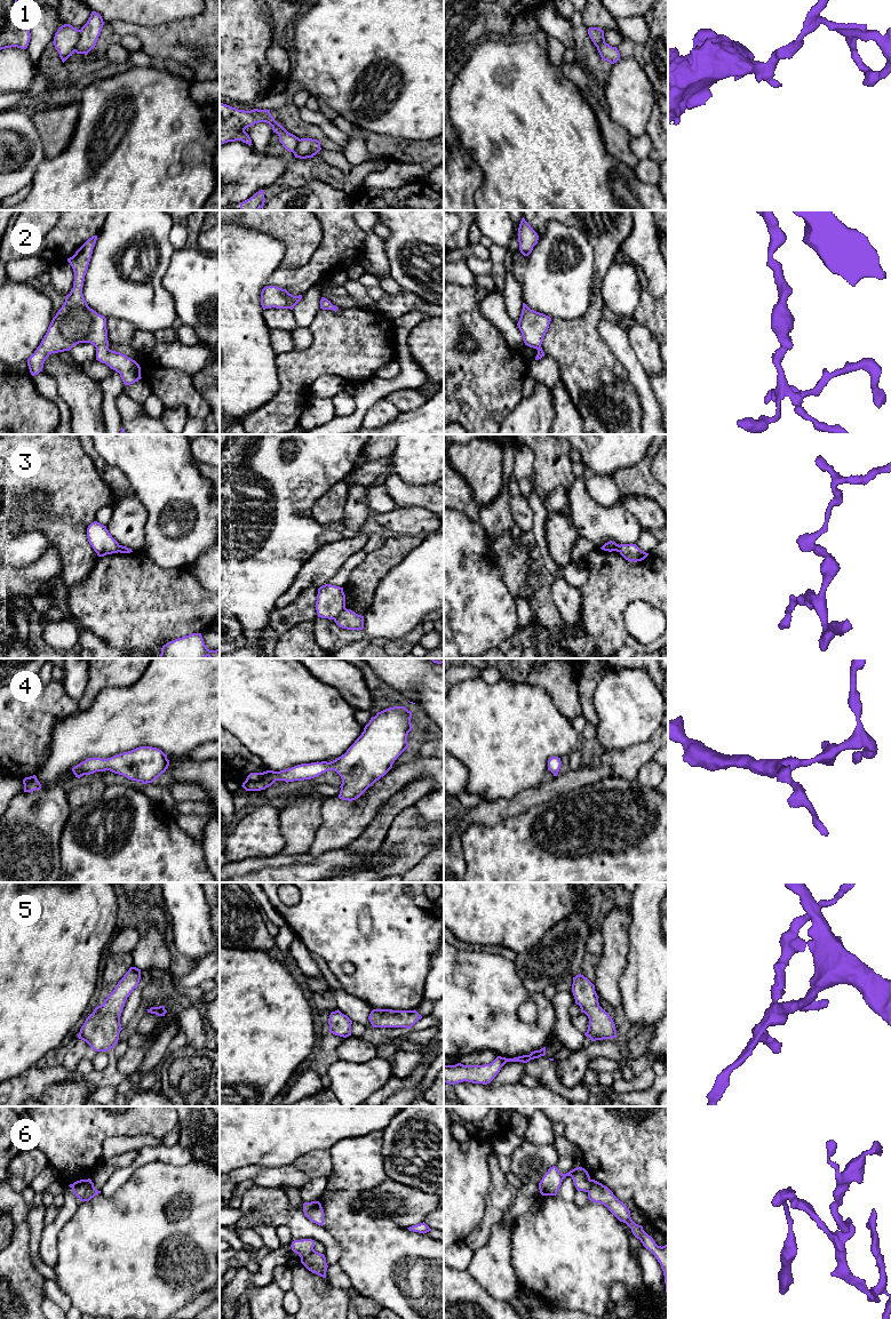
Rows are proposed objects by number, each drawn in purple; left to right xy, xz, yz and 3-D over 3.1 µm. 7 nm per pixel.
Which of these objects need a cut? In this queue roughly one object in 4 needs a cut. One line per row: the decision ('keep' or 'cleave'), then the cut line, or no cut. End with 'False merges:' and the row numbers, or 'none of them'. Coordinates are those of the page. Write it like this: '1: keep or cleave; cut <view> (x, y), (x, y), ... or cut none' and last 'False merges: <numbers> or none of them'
1: cleave; cut xy (79, 30), (79, 40), (73, 50)
2: keep; cut none
3: cleave; cut xz (344, 607), (334, 620)
4: keep; cut none
5: keep; cut none
6: cleave; cut xy (89, 1178), (86, 1191), (80, 1199)
False merges: 1, 3, 6

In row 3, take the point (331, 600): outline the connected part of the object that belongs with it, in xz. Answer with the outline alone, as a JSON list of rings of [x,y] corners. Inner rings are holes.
[[[325,584],[318,589],[316,610],[318,617],[335,619],[345,608],[343,587]]]

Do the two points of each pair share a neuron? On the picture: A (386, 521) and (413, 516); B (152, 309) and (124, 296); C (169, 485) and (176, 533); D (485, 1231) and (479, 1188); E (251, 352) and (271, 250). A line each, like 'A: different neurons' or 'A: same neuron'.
A: same neuron
B: same neuron
C: same neuron
D: different neurons
E: same neuron

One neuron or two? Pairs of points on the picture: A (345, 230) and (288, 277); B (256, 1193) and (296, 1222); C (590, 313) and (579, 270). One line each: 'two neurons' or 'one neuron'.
A: one neuron
B: two neurons
C: two neurons

